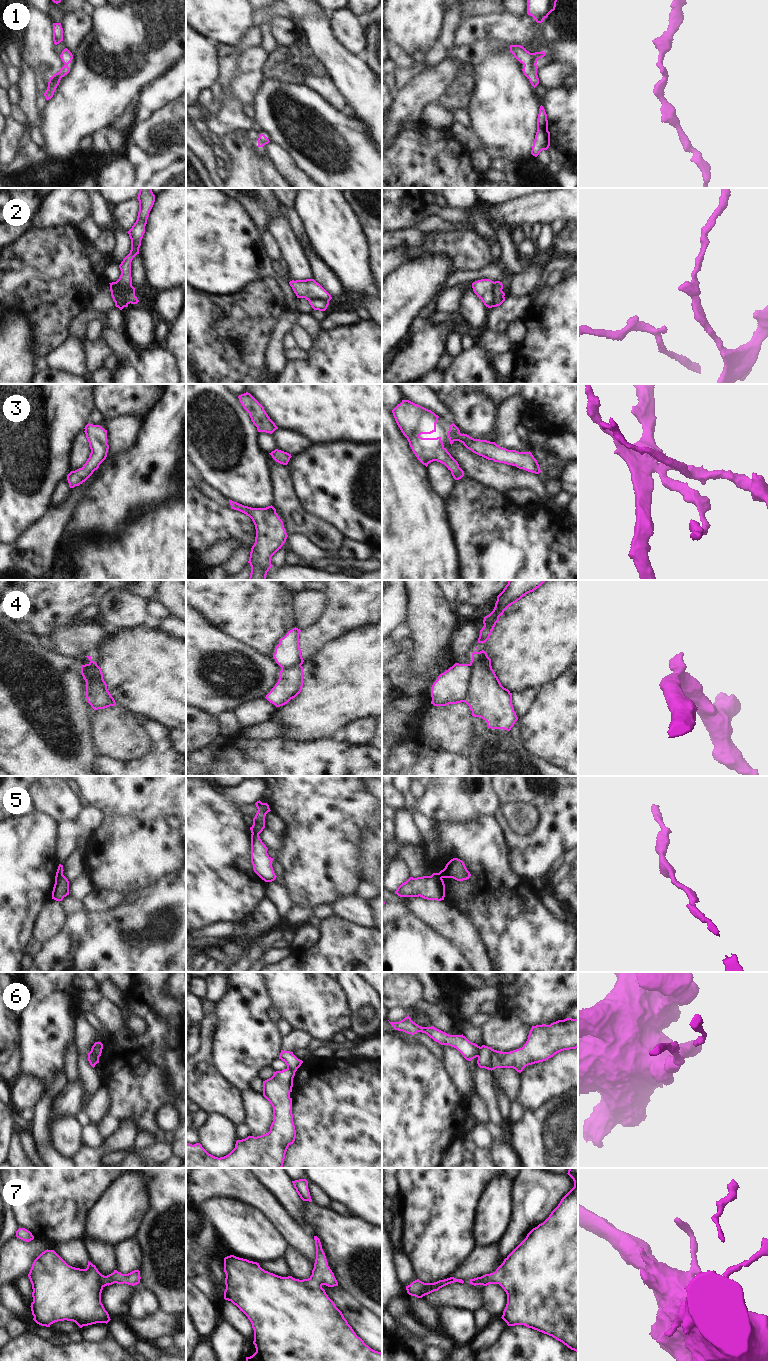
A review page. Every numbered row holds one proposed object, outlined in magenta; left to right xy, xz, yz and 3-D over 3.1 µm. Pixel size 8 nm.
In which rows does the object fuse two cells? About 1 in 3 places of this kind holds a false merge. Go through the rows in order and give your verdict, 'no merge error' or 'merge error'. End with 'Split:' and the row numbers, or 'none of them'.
1: no merge error
2: merge error
3: no merge error
4: merge error
5: merge error
6: merge error
7: no merge error
Split: 2, 4, 5, 6

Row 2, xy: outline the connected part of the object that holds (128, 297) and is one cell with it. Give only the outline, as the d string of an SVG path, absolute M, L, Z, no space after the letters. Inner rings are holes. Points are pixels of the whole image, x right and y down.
M117 281L109 283L110 284L110 291L111 291L111 296L113 298L113 301L115 304L121 300L123 307L128 307L128 305L131 304L137 304L139 300L135 296L135 288L131 287L129 288L124 294L117 296L116 295L116 286L117 286Z

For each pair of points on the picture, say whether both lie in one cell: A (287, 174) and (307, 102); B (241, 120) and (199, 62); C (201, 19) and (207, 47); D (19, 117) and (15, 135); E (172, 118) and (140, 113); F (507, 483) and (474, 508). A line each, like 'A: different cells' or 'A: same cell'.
A: different cells
B: different cells
C: different cells
D: different cells
E: different cells
F: different cells

